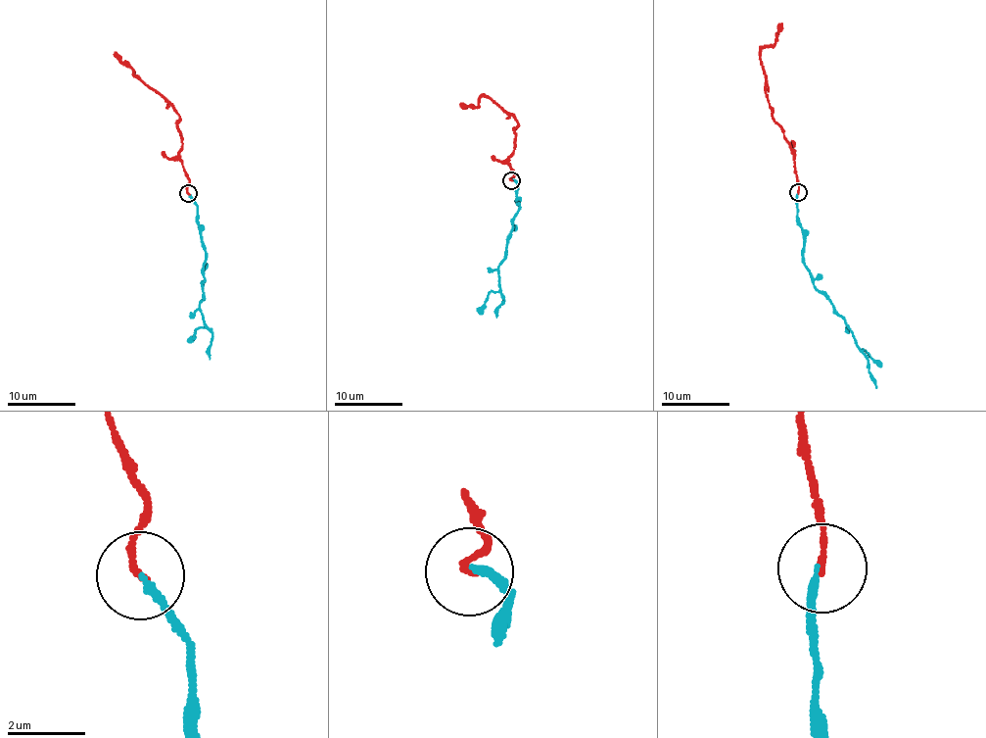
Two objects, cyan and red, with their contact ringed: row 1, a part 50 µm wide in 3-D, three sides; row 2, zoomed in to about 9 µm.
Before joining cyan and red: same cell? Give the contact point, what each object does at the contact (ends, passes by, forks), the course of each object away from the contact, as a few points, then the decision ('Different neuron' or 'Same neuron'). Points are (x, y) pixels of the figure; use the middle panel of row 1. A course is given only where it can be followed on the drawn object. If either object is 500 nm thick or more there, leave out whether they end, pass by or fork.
Place: (511, 180). At the ring cyan ends. At the ring red ends. Course of cyan: (510, 179), (517, 184), (518, 209), (504, 258), (498, 264), (498, 287), (503, 301), (496, 318). Course of red: (510, 180), (514, 173), (509, 161), (515, 147), (515, 117), (482, 95), (476, 107), (461, 107). Same neuron

